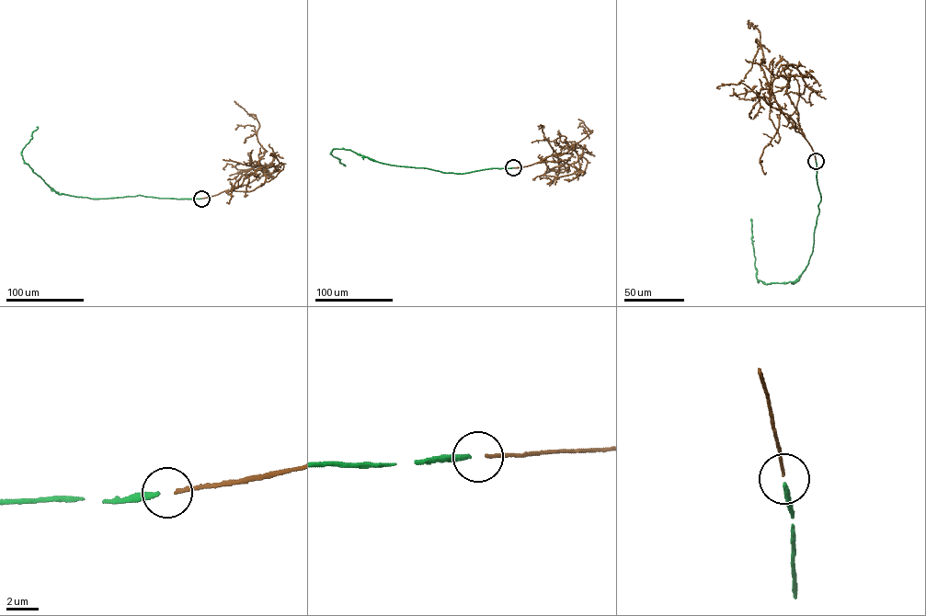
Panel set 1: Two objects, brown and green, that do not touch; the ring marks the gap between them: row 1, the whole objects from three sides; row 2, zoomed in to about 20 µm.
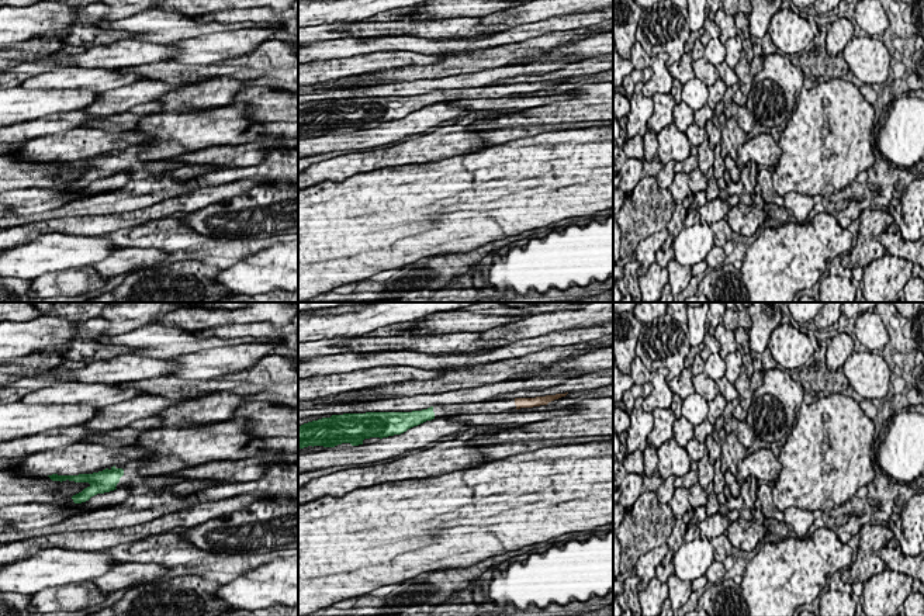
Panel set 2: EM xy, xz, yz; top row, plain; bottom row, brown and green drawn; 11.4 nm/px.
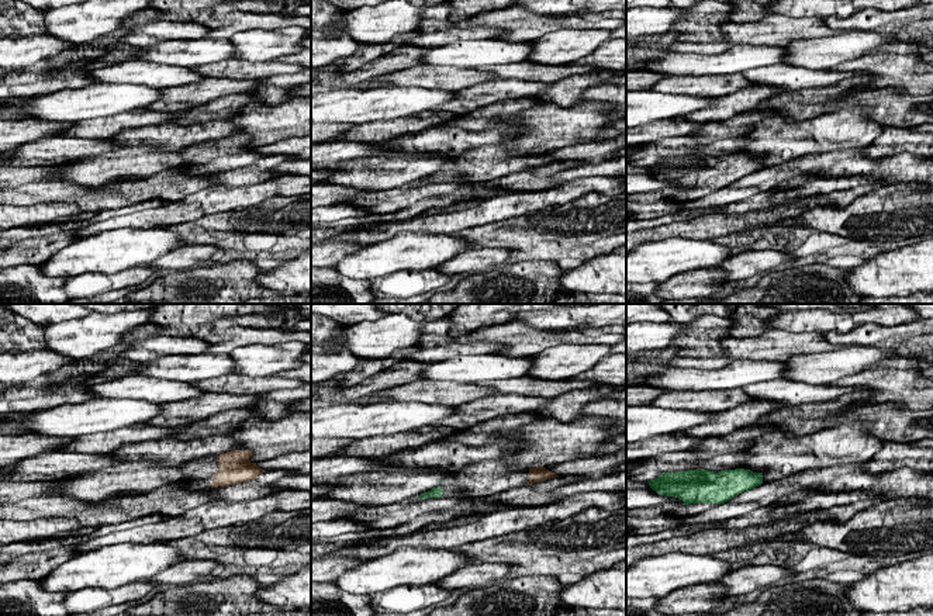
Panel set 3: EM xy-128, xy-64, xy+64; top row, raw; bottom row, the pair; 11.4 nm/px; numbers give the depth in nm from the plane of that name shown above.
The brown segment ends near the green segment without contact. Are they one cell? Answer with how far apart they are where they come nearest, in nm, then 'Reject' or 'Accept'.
Distance 950 nm. Accept

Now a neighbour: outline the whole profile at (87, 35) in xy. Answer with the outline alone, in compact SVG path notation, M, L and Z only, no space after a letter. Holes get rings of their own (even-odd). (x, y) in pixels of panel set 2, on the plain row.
M93 3L89 6L76 6L76 21L68 35L63 38L72 46L84 49L111 44L120 39L134 39L135 34L117 30L103 30L94 25L94 21L101 21L108 11L108 6L103 3Z

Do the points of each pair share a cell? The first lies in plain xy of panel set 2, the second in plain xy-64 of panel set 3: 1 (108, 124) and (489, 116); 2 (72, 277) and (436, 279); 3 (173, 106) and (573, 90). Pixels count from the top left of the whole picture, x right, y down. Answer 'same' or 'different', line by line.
1: same
2: same
3: same

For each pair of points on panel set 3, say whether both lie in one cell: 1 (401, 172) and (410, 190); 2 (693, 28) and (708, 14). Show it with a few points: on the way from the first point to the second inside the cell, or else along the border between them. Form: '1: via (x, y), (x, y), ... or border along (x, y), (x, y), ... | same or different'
1: border along (417, 182), (375, 191) | different
2: via (697, 26), (704, 18) | same

